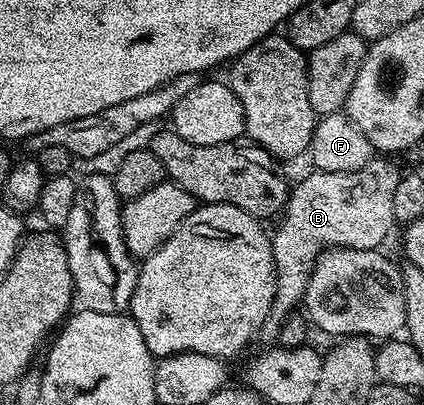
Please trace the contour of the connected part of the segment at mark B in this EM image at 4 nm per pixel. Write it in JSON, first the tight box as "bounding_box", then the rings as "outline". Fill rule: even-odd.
{"bounding_box":[265,155,402,334],"outline":[[[378,155],[360,167],[360,171],[310,171],[295,189],[293,186],[289,190],[286,208],[277,222],[278,230],[272,233],[274,298],[265,332],[277,334],[282,322],[299,308],[306,295],[314,262],[327,247],[378,249],[385,243],[386,236],[396,229],[392,198],[402,173],[390,161],[393,160]]]}

